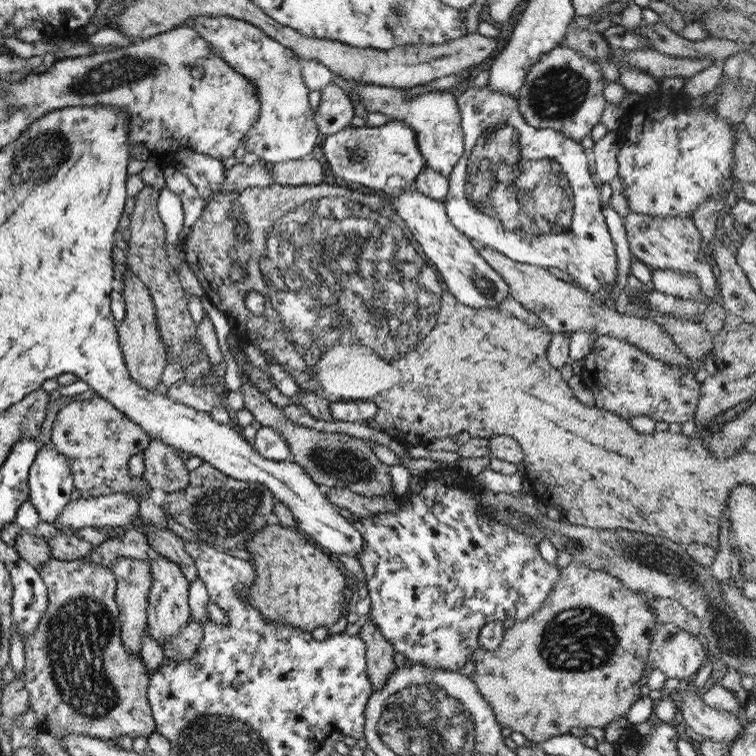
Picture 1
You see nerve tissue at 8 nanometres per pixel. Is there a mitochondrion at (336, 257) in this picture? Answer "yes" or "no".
yes

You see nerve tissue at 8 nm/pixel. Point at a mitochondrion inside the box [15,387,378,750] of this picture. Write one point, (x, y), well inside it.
(76, 637)

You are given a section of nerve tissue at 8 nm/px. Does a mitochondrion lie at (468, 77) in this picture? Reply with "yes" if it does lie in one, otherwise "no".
no

